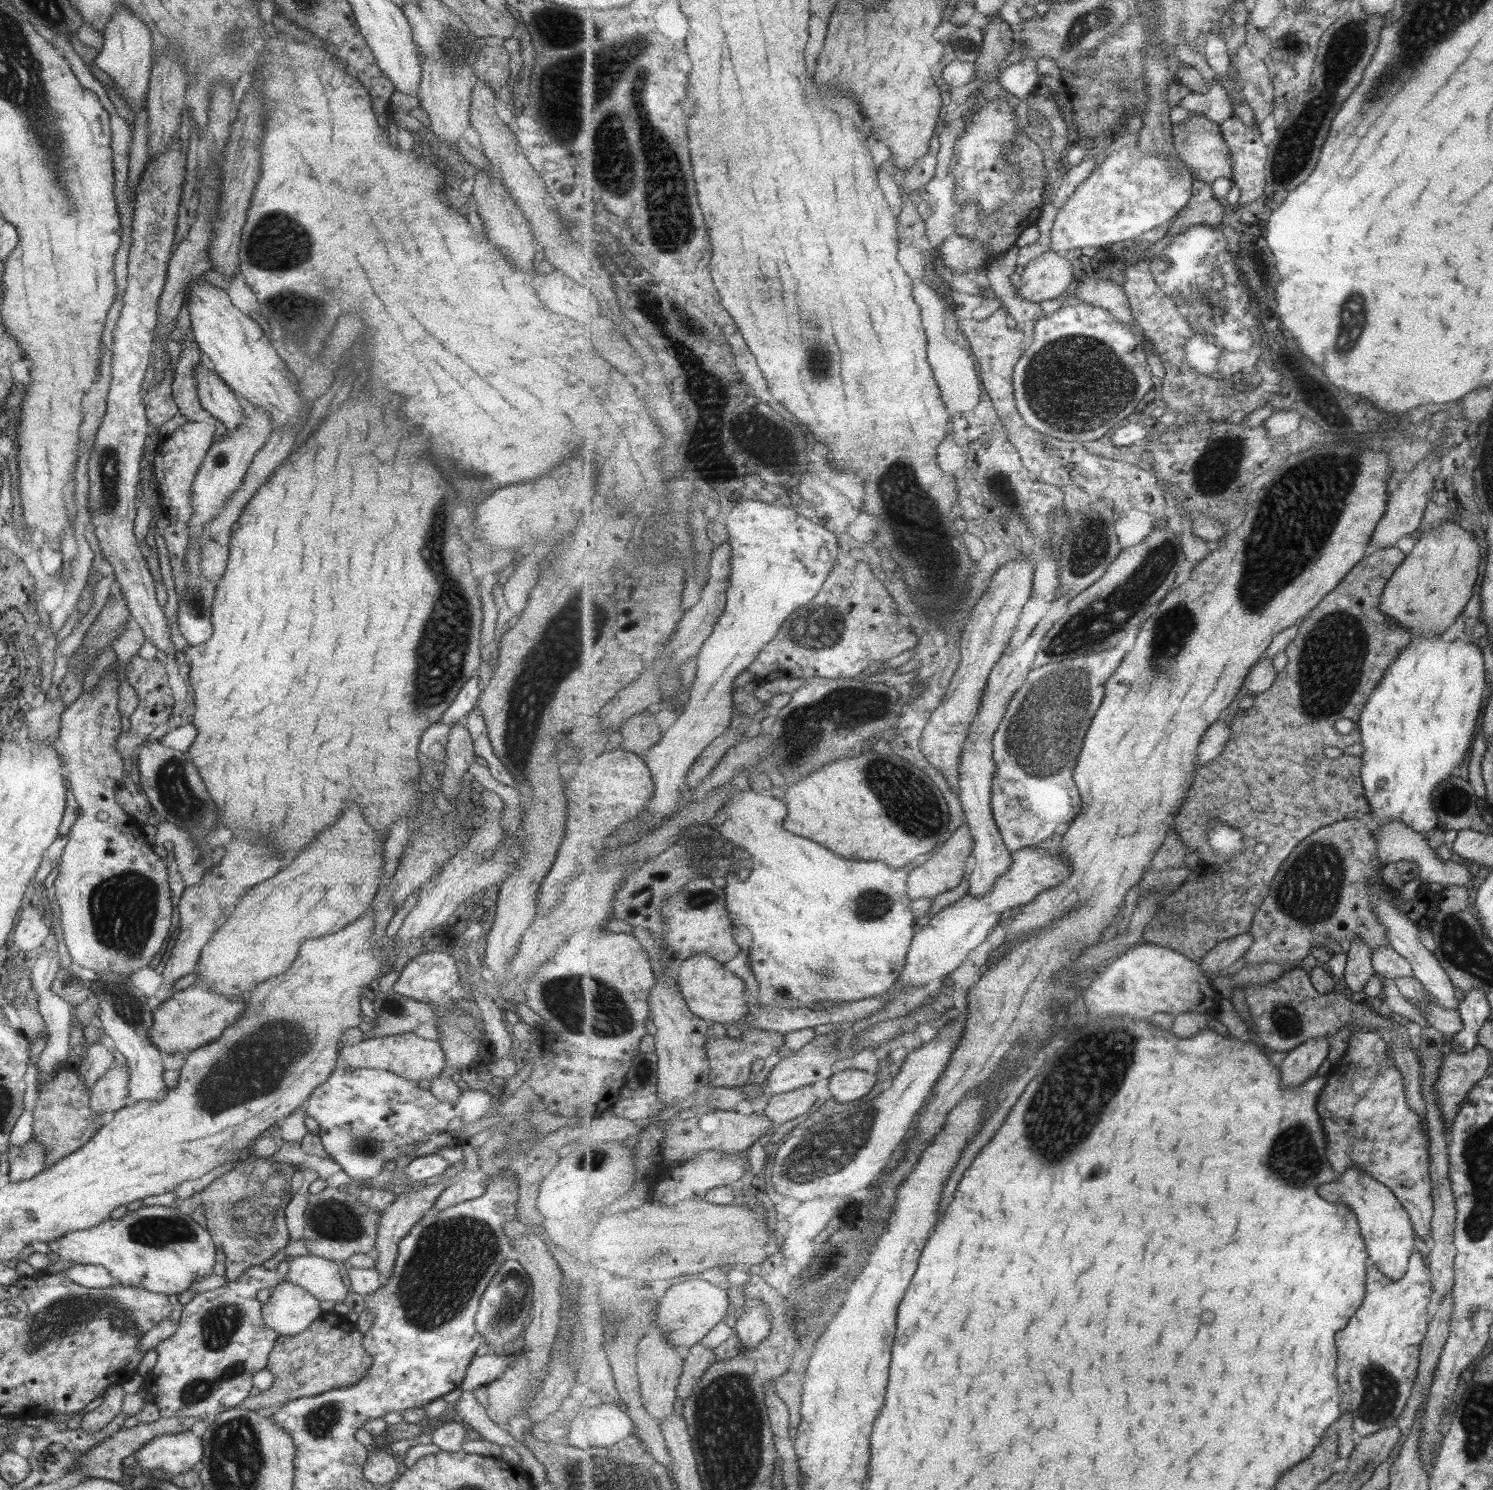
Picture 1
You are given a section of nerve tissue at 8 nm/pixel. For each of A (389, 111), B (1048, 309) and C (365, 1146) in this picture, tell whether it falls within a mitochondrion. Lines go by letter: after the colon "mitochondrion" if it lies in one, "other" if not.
A: other
B: other
C: mitochondrion

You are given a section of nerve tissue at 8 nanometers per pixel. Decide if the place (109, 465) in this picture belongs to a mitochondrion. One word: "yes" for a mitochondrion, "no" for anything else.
yes

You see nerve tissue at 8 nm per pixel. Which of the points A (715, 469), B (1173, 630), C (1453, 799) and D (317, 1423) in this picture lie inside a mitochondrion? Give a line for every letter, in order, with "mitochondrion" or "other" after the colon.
A: other
B: mitochondrion
C: mitochondrion
D: mitochondrion

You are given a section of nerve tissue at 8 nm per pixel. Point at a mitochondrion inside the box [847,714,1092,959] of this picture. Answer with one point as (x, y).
(911, 804)

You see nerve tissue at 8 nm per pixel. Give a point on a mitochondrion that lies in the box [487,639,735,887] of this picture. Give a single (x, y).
(697, 861)

